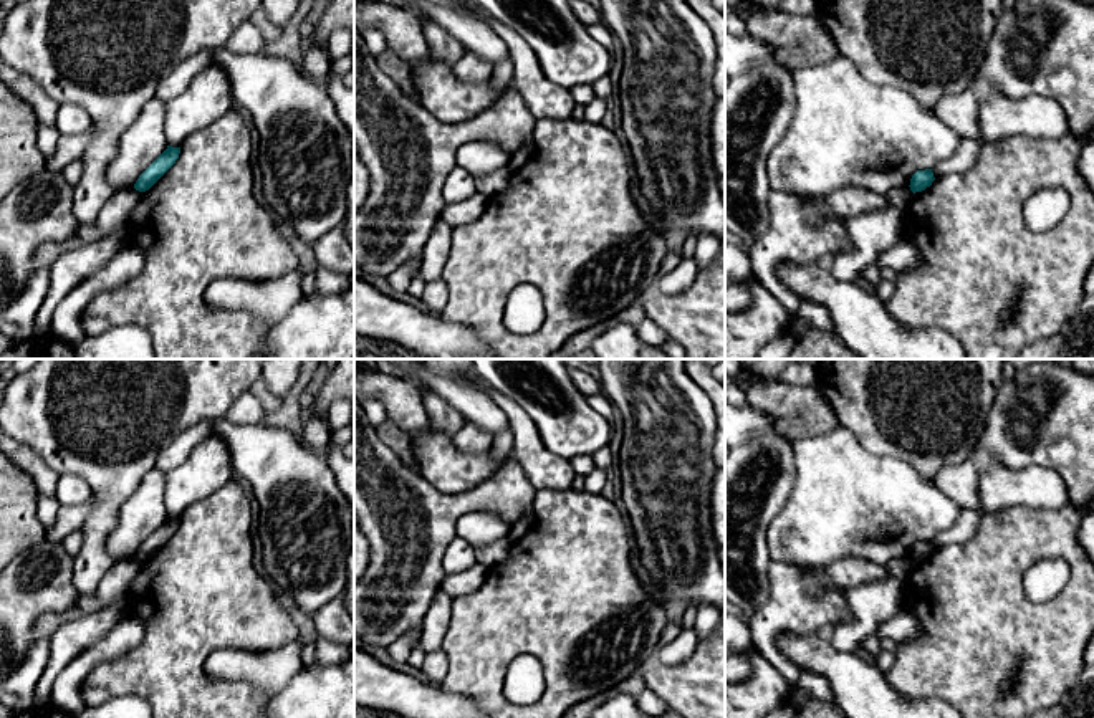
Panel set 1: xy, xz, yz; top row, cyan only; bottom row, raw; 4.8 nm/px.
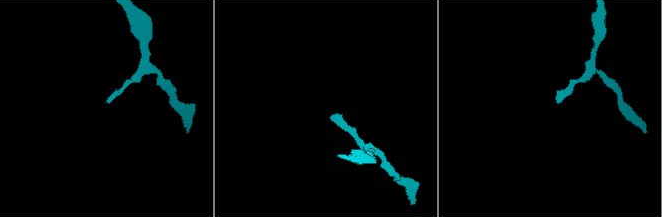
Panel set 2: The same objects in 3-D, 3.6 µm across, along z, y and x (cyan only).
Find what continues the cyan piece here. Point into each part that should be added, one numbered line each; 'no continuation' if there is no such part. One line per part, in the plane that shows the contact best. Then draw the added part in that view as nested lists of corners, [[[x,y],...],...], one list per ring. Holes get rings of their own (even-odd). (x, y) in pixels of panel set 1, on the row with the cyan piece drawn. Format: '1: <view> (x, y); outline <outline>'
no continuation

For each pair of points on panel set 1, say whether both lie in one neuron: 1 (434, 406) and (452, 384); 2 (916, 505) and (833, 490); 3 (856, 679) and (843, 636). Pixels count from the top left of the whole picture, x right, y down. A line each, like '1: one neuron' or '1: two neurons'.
1: two neurons
2: one neuron
3: two neurons

